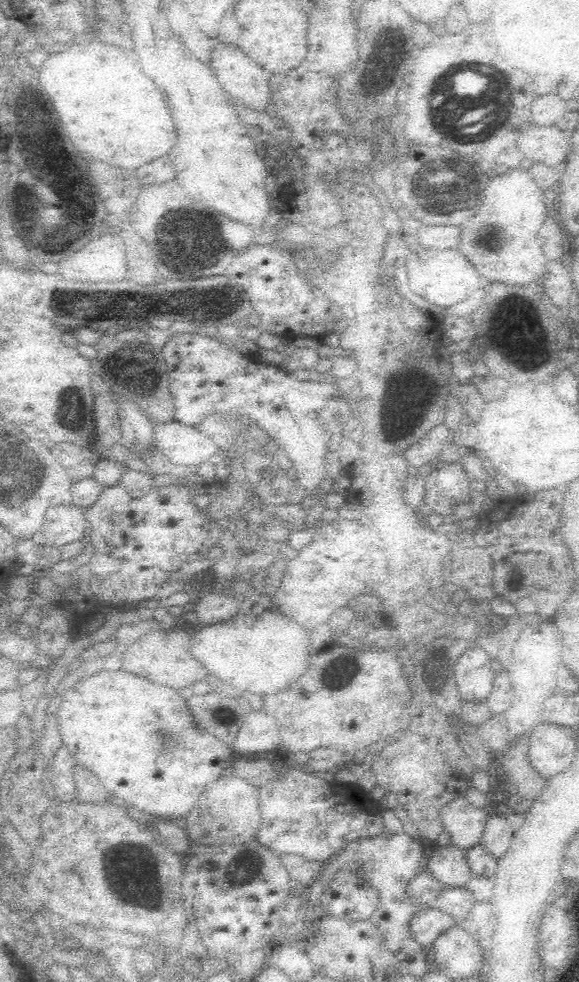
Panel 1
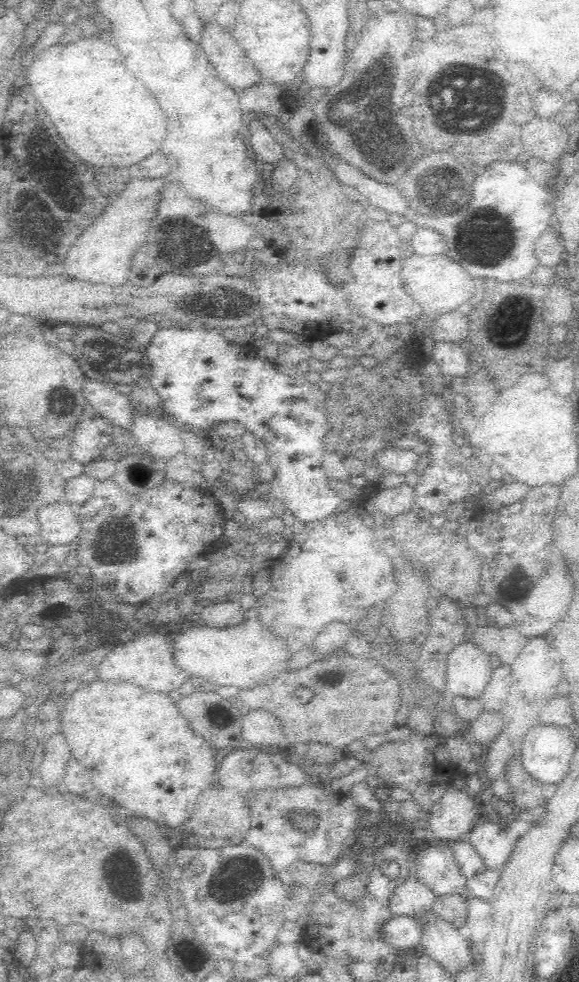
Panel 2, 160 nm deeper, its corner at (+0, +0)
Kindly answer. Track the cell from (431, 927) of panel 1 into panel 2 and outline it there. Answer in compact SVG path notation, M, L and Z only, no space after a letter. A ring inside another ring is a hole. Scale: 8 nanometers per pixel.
M429 911L416 916L404 914L391 918L384 925L385 935L392 944L400 948L414 948L420 944L427 927L426 920L432 914L433 912Z

